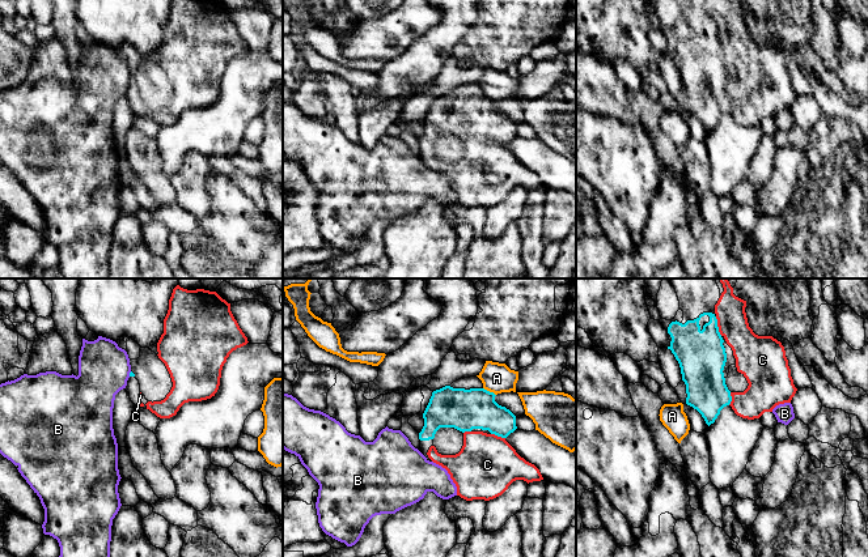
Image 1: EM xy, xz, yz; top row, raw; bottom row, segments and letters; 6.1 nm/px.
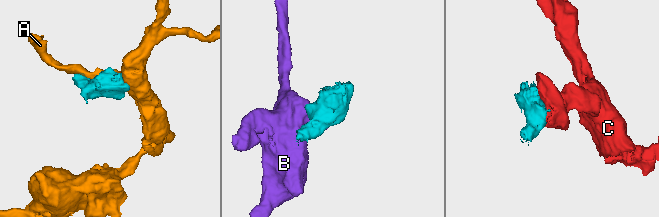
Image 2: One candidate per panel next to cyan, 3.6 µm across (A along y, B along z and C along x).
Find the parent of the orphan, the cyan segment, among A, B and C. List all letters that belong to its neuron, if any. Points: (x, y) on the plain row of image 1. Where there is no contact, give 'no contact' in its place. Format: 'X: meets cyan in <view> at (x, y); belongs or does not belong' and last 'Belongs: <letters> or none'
A: meets cyan in xz at (488, 98); does not belong
B: meets cyan in xy at (130, 81); does not belong
C: meets cyan in yz at (716, 33); belongs
Belongs: C

